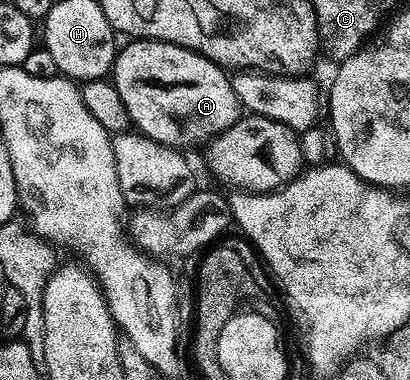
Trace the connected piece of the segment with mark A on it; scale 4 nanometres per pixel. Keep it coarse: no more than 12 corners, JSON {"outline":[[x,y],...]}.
{"outline":[[133,39],[110,79],[131,126],[163,147],[241,119],[229,72]]}

